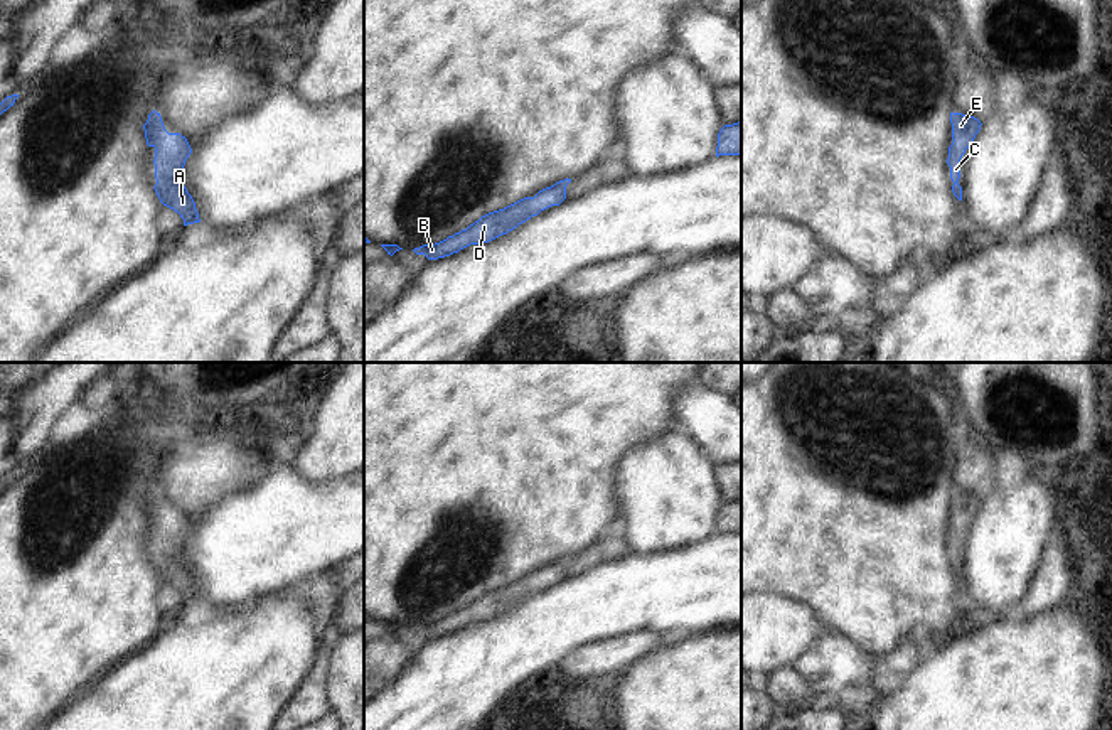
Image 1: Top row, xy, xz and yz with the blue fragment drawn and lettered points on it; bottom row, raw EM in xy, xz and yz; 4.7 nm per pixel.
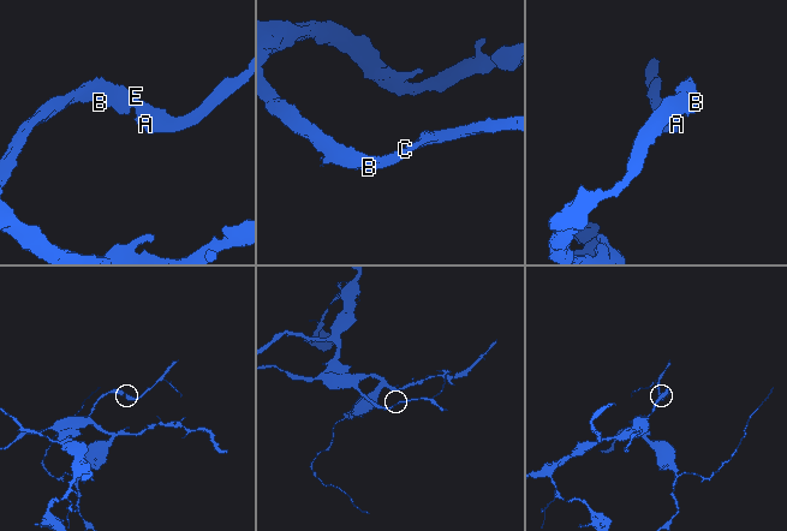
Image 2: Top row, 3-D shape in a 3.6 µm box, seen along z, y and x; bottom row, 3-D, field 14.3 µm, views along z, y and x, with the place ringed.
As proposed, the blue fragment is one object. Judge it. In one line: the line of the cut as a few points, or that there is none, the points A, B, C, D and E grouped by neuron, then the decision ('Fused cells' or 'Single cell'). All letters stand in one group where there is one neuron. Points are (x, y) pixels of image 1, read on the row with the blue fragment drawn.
No split. Groups: A B C D E. Single cell.

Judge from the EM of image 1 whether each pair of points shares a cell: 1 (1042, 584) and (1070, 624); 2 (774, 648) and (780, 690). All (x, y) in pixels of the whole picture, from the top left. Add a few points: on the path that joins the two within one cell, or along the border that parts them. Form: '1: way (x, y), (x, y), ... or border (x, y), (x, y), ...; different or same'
1: border (1079, 585), (1057, 604), (1018, 616); different
2: border (792, 665), (784, 665), (769, 676); different

